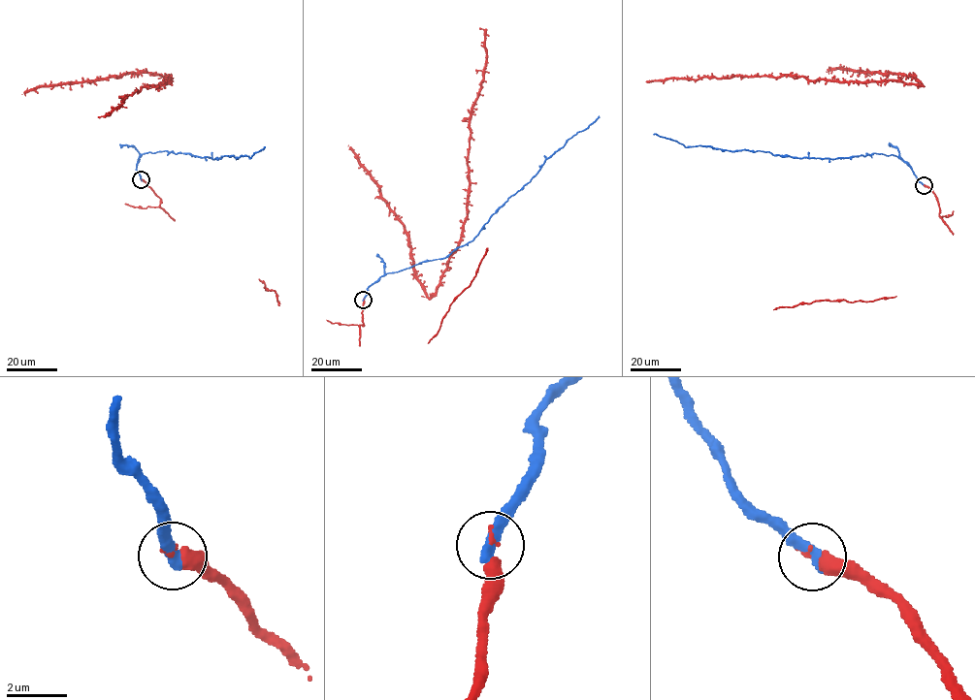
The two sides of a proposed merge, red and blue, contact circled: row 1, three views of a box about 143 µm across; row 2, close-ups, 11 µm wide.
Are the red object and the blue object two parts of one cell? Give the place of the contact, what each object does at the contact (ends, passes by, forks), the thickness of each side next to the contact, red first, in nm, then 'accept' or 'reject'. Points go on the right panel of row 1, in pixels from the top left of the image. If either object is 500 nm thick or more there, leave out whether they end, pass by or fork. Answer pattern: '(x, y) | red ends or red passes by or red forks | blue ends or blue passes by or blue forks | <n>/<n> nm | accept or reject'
(924, 185) | red ends | blue ends | 340/440 nm | accept

